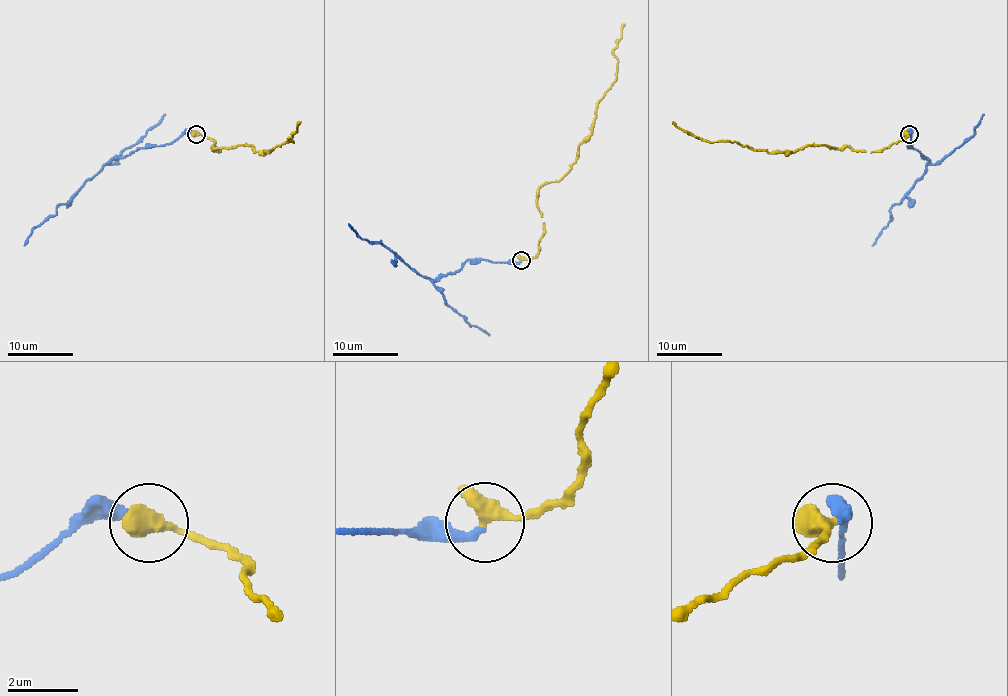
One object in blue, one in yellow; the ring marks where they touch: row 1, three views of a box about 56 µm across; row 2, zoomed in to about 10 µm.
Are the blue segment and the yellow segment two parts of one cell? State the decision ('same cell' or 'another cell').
same cell

